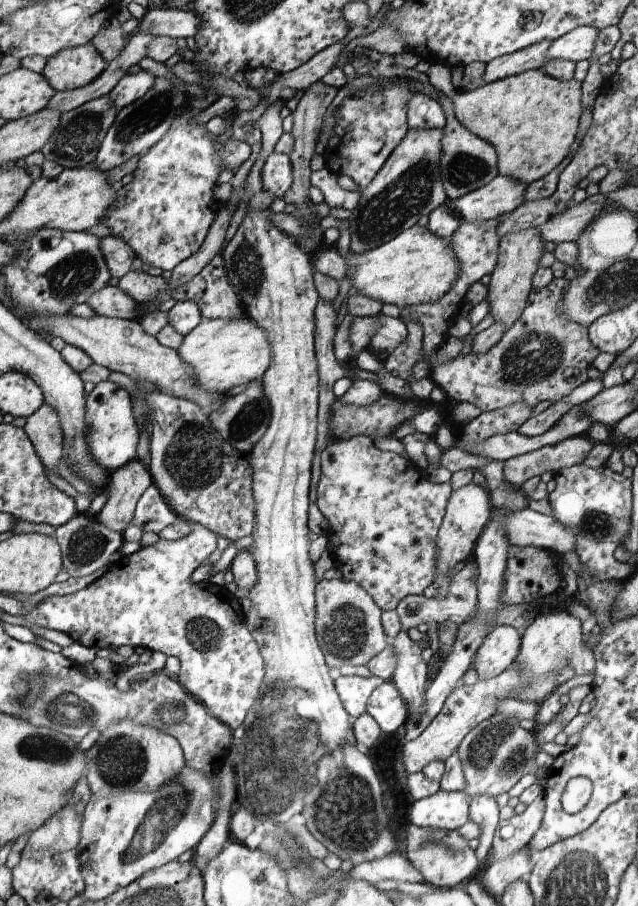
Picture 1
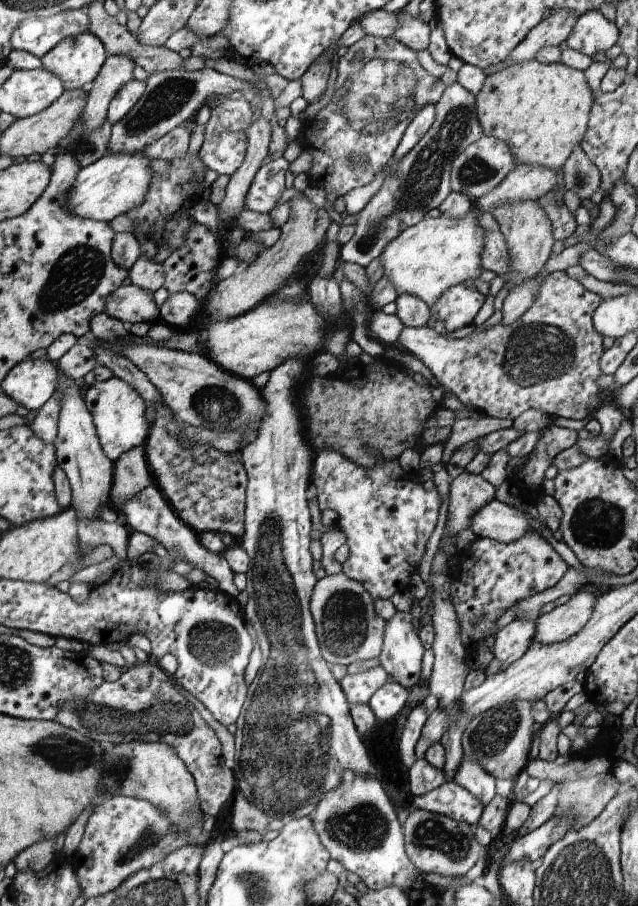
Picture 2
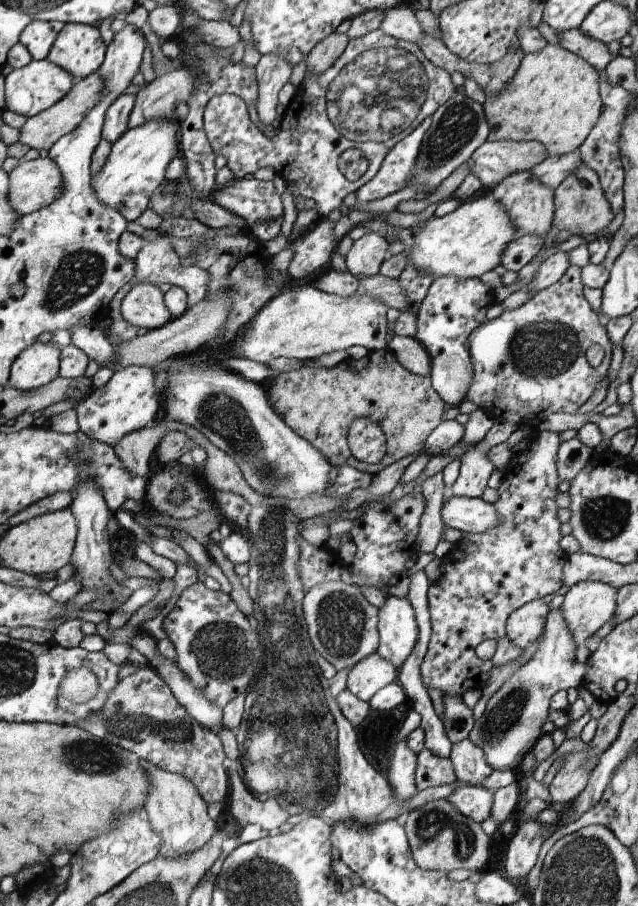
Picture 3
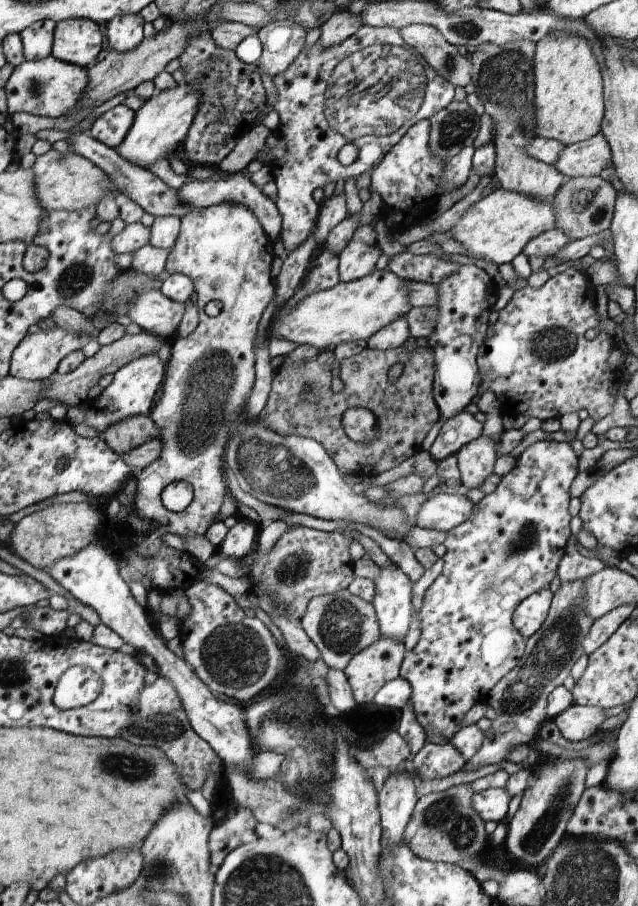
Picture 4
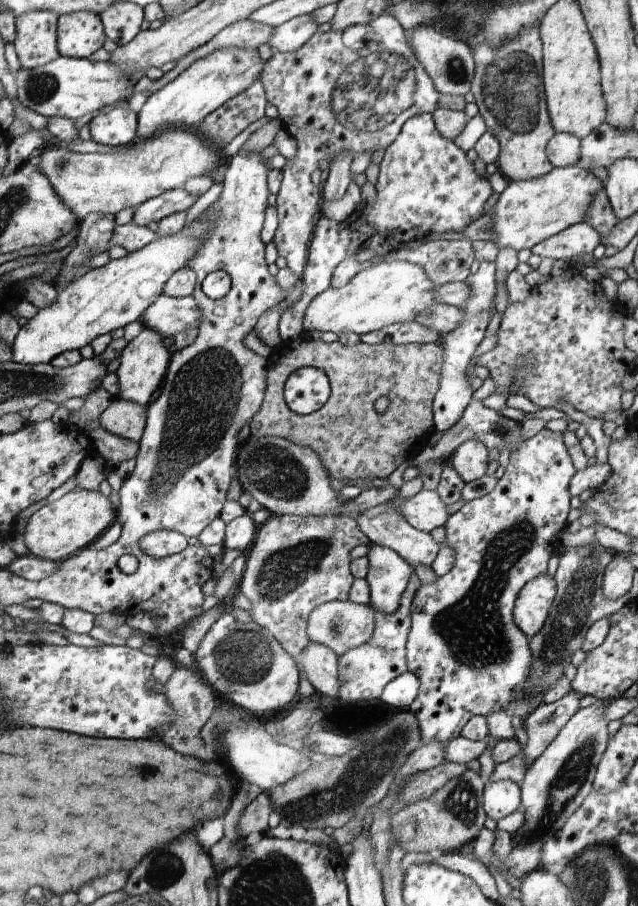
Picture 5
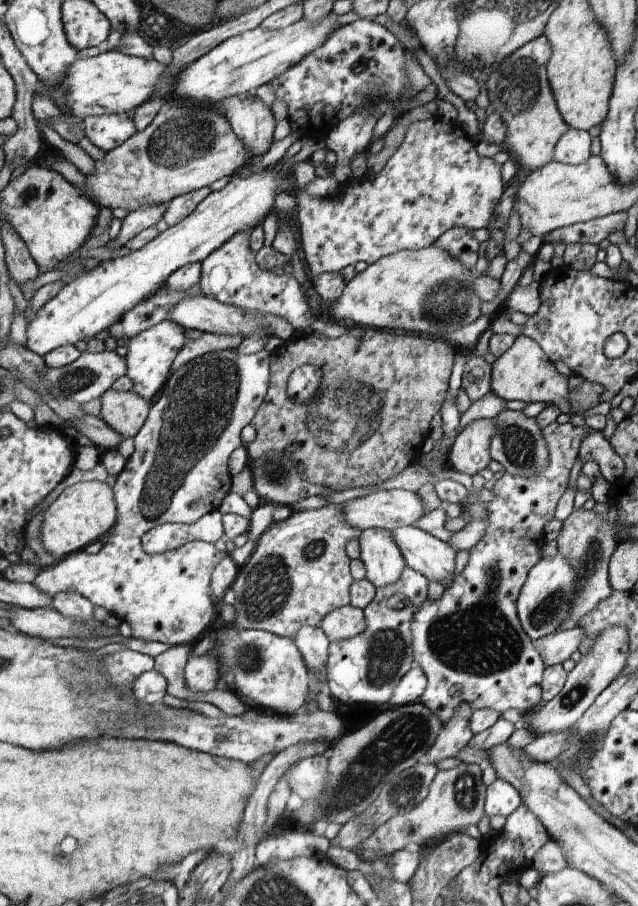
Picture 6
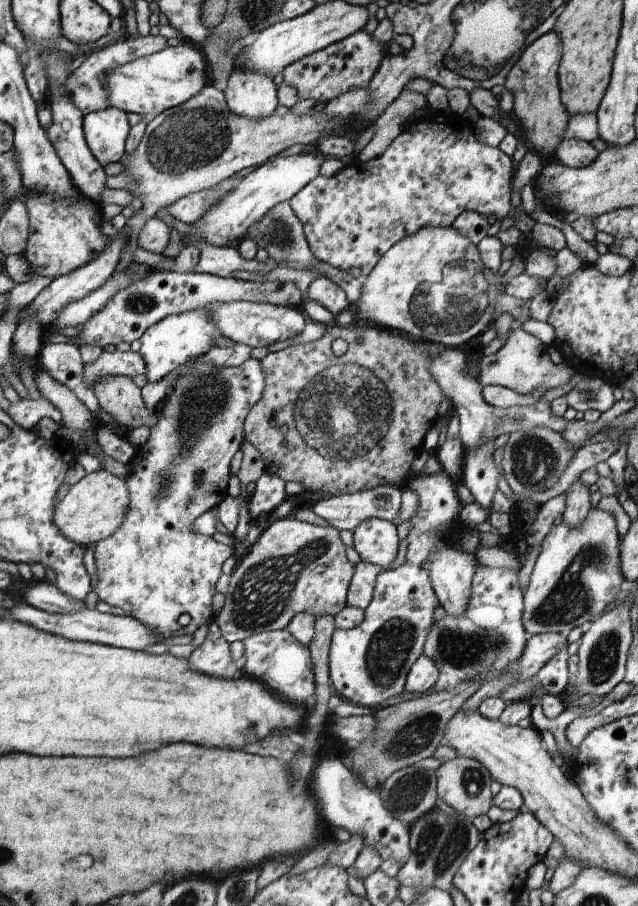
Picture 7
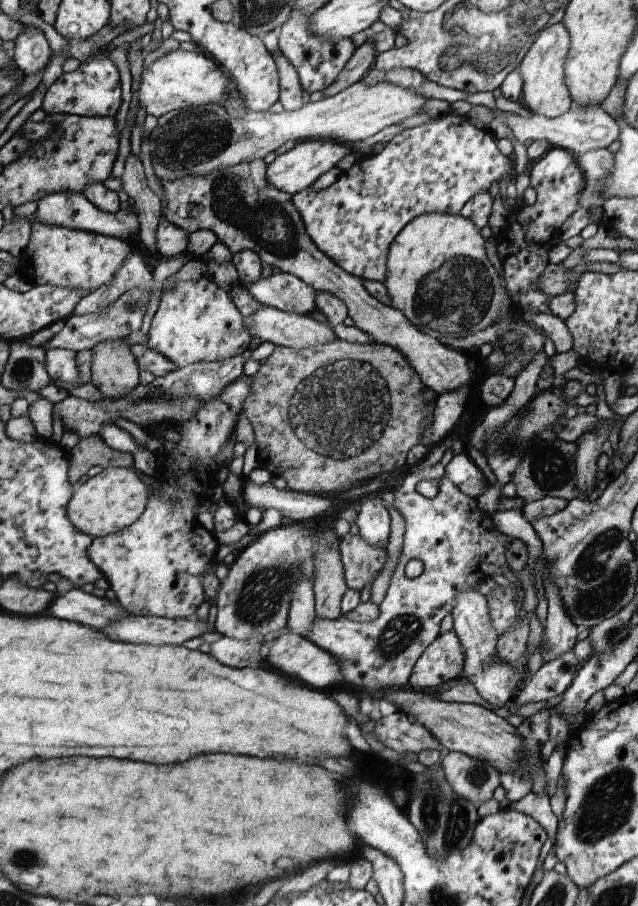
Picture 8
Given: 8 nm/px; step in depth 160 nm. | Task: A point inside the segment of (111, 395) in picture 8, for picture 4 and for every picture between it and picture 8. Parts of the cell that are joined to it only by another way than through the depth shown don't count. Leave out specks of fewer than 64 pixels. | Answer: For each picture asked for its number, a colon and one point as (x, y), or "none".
4: (123, 435)
5: (127, 419)
6: (126, 412)
7: (119, 396)

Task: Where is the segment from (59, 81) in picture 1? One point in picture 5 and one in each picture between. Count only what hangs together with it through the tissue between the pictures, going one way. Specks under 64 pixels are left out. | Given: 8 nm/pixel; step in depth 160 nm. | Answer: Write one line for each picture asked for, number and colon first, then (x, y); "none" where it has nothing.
2: (77, 60)
3: (79, 49)
4: (78, 40)
5: (81, 34)

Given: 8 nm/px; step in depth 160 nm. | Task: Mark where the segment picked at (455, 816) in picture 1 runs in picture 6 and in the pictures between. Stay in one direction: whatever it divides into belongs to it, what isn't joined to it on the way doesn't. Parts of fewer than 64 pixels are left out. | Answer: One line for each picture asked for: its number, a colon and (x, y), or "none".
2: (450, 799)
3: (475, 802)
4: (492, 804)
5: (501, 798)
6: (503, 799)

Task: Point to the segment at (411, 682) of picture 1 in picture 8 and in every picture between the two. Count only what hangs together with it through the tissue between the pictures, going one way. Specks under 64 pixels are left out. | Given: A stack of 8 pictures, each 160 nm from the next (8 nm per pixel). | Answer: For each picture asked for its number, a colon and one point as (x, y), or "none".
2: (402, 653)
3: (398, 632)
4: (392, 600)
5: (388, 575)
6: (384, 563)
7: (376, 541)
8: (374, 522)

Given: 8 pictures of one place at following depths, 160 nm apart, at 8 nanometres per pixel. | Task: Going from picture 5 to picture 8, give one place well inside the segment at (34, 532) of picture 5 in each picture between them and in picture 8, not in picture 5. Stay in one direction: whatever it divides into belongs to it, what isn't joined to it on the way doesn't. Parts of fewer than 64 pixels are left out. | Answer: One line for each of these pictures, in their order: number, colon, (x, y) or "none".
6: (85, 510)
7: (93, 509)
8: (106, 503)

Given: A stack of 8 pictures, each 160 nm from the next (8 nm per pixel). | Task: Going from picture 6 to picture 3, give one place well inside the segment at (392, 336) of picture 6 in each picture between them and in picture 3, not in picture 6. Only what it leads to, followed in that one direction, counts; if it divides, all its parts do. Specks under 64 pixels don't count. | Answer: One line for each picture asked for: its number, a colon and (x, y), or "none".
3: (319, 403)
4: (309, 400)
5: (353, 440)

